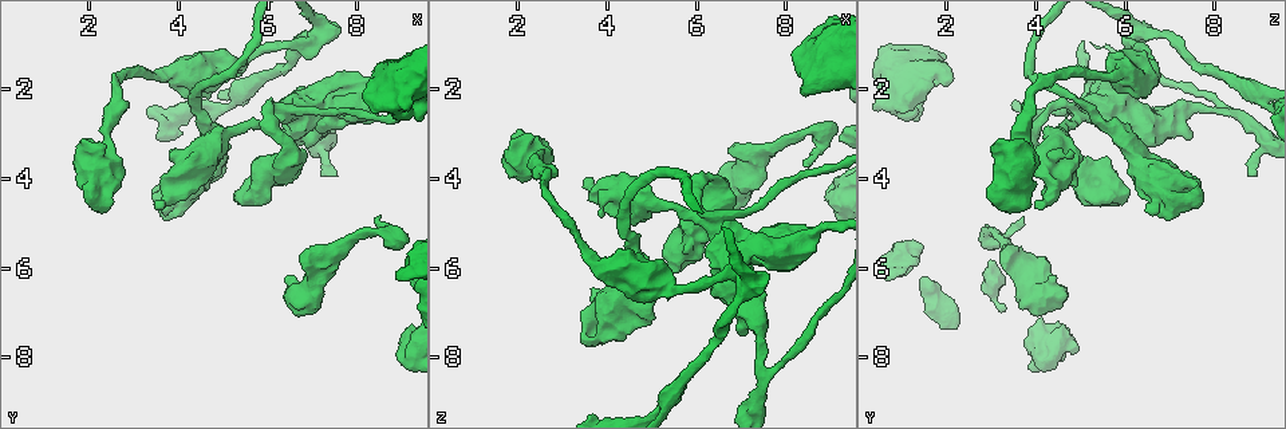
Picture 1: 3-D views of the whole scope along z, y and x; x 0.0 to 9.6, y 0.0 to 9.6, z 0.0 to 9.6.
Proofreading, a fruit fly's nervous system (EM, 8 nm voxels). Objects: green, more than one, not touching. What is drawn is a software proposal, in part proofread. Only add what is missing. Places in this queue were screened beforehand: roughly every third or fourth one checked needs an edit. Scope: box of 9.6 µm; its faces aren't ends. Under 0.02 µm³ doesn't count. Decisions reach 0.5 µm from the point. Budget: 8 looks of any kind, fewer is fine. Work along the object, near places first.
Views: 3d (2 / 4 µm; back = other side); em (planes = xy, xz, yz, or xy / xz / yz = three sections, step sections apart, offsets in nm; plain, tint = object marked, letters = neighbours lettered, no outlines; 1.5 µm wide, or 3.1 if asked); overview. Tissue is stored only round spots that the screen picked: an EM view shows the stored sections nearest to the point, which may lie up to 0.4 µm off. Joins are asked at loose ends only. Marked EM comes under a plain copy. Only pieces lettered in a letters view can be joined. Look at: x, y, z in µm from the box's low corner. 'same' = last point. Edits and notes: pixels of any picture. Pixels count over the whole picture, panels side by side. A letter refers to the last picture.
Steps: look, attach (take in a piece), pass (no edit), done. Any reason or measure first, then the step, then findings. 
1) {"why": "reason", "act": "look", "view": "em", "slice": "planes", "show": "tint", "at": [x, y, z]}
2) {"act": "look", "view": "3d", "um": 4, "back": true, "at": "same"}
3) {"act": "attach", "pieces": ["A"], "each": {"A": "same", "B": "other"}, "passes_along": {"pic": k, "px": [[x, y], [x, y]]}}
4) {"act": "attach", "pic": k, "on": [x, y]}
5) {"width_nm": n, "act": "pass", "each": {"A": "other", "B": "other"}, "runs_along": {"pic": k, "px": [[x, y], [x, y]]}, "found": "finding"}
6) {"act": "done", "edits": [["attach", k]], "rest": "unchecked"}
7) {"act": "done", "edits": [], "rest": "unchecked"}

{"why": "long arm stops here", "act": "look", "view": "3d", "um": 2, "at": [9.00, 6.25, 0.70]}

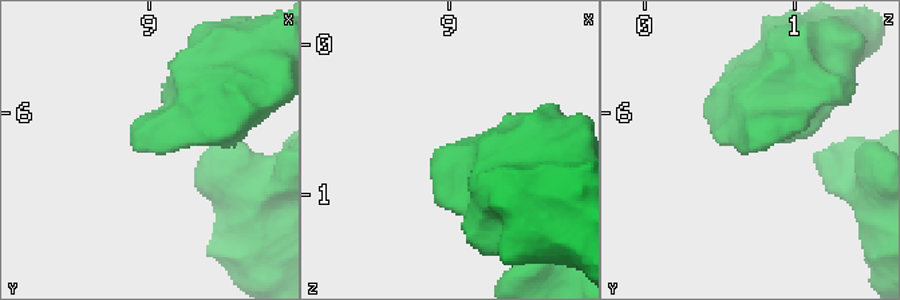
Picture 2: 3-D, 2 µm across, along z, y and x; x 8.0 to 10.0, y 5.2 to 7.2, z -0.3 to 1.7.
{"why": "need the tissue", "act": "look", "view": "em", "slice": "planes", "show": "letters", "at": [8.96, 6.28, 0.70]}

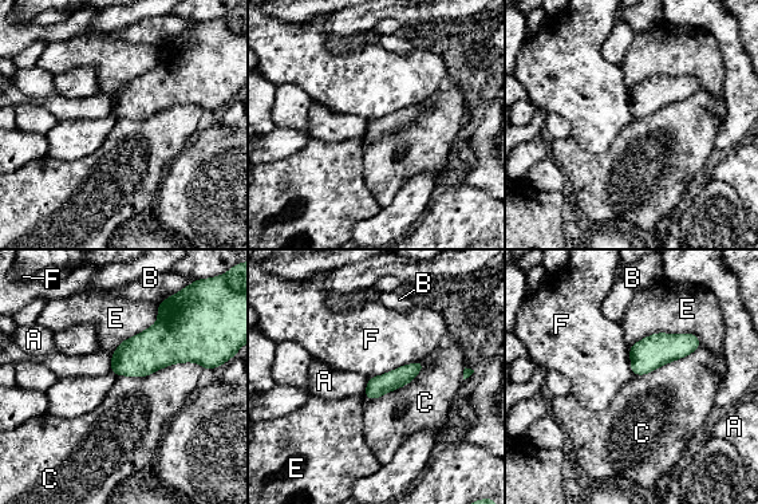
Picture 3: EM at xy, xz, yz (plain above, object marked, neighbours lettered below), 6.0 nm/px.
{"act": "pass", "each": {"A": "other", "B": "other", "C": "other", "E": "other", "F": "other"}, "runs_along": {"pic": 3, "px": [[419, 365], [379, 385], [368, 394]]}, "found": "none of them fits"}

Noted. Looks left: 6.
{"why": "stops while still wide", "act": "look", "view": "em", "slice": "xy", "step": 8, "show": "letters", "at": [8.15, 2.20, 1.25]}

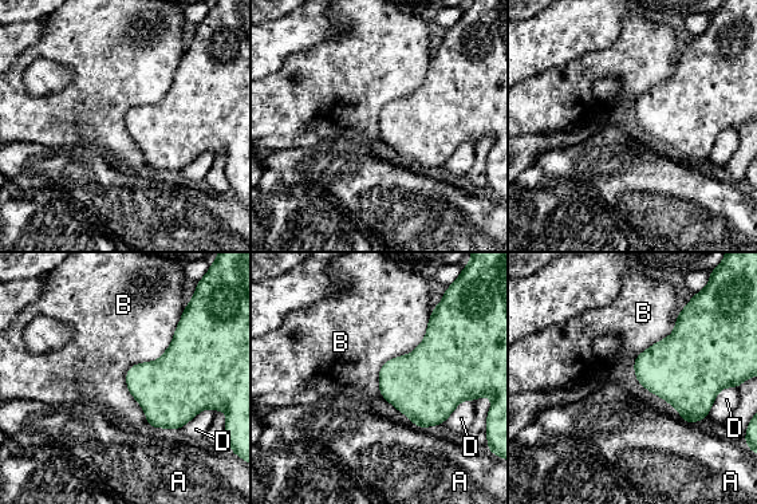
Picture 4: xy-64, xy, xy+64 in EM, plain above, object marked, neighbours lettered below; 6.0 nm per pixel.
{"longest_contact_nm": ["B", 700], "act": "pass", "each": {"A": "other", "B": "other", "D": "other"}, "border": {"pic": 4, "px": [[182, 312], [126, 374], [146, 422]]}, "found": "no lettered piece goes on from it"}

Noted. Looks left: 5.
{"why": "branch stops here", "act": "look", "view": "em", "slice": "planes", "show": "letters", "at": [7.55, 3.95, 8.90]}

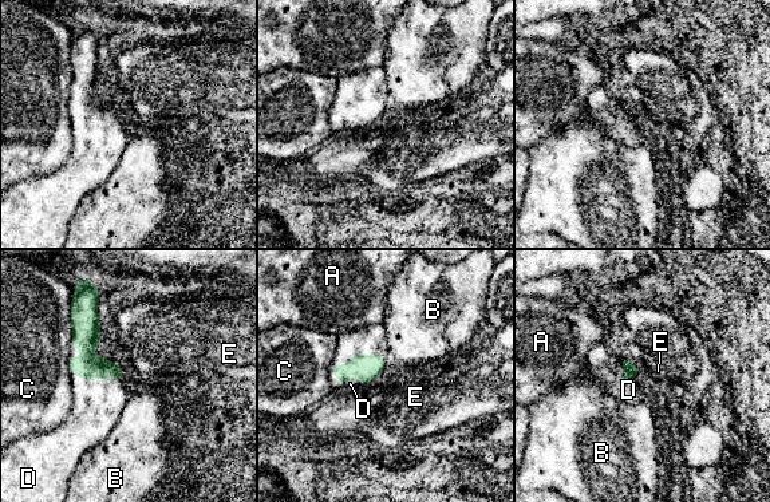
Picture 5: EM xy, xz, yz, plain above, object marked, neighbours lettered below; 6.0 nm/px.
{"longest_contact_nm": ["D", 360], "act": "attach", "pieces": ["D"], "each": {"A": "other", "B": "other", "C": "other", "D": "same", "E": "other"}, "passes_along": {"pic": 5, "px": [[363, 367], [356, 378], [350, 383]]}, "found": "it goes on there"}

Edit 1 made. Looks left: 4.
{"act": "done", "edits": [["attach", 5]], "rest": "unchecked"}

